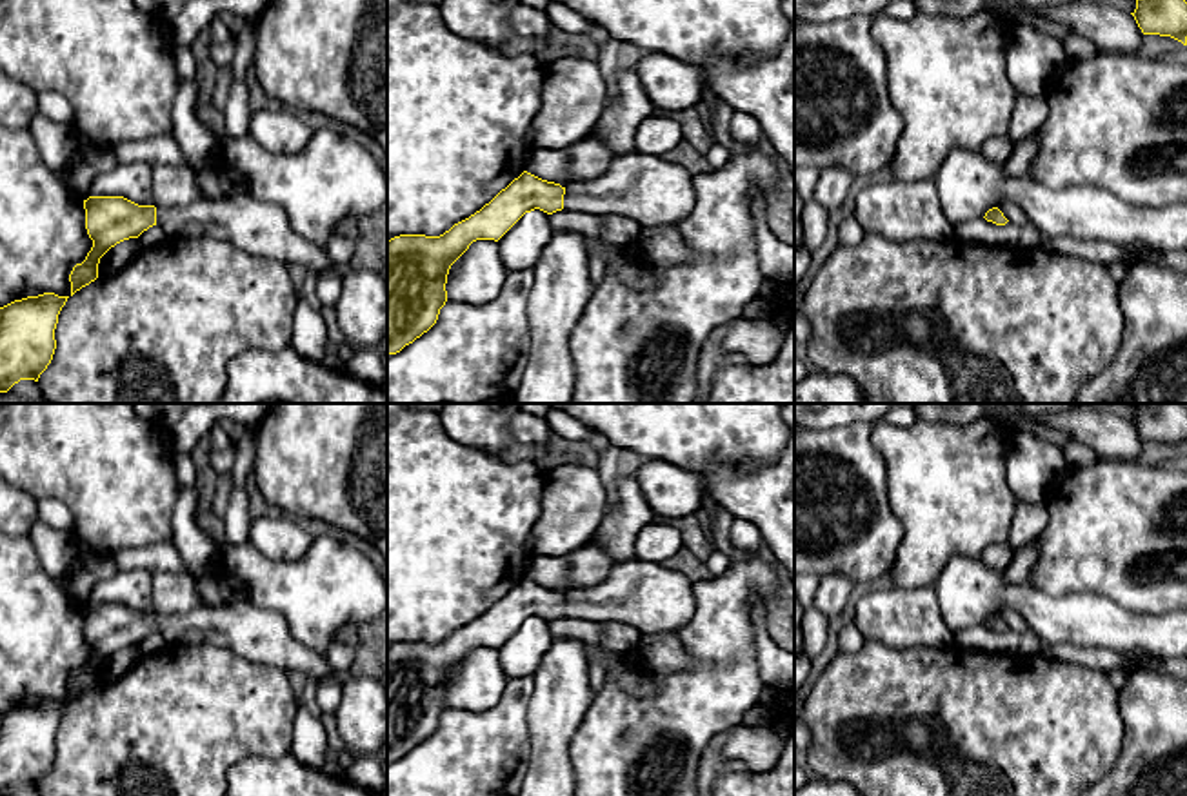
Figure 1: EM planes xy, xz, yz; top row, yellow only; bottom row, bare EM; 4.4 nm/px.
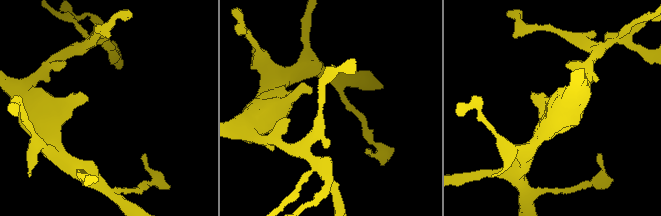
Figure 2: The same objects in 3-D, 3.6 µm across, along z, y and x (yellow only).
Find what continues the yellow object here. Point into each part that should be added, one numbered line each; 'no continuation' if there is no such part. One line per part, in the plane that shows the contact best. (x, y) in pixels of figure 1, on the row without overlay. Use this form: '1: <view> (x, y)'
1: xz (648, 596)

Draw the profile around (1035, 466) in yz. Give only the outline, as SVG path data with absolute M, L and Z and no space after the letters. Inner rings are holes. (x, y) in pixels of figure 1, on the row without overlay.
M1011 429L1007 480L1014 500L1042 503L1069 469L1062 447L1022 429Z

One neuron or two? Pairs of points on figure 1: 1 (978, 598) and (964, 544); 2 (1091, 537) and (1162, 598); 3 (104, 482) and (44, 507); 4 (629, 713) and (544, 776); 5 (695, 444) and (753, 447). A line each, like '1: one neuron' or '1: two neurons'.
1: two neurons
2: one neuron
3: two neurons
4: two neurons
5: one neuron

